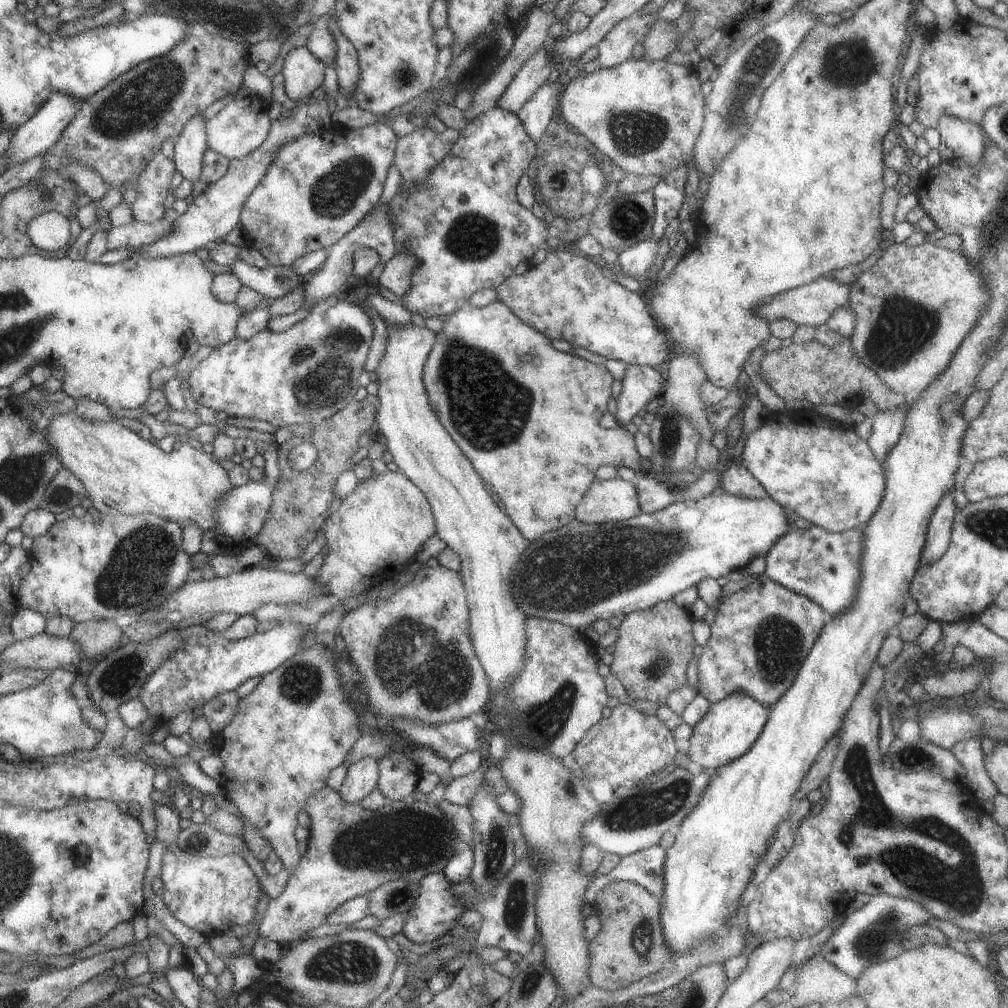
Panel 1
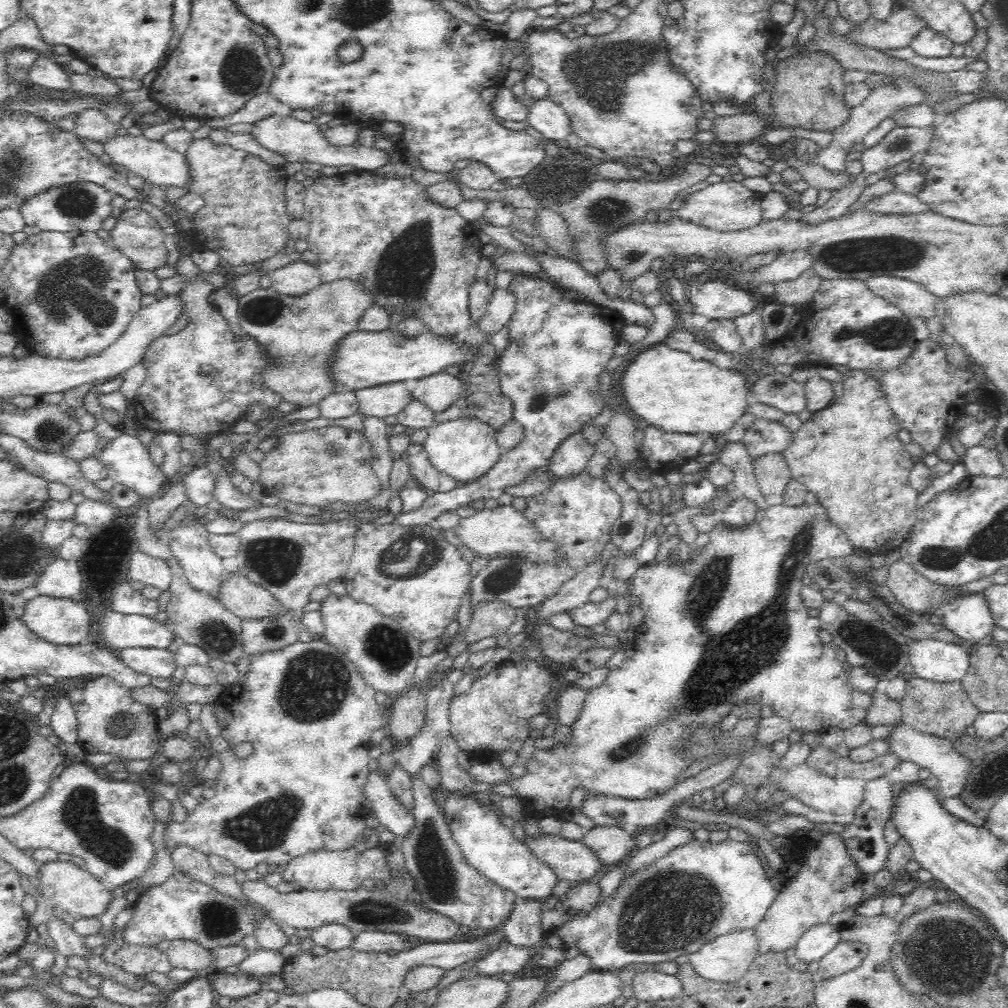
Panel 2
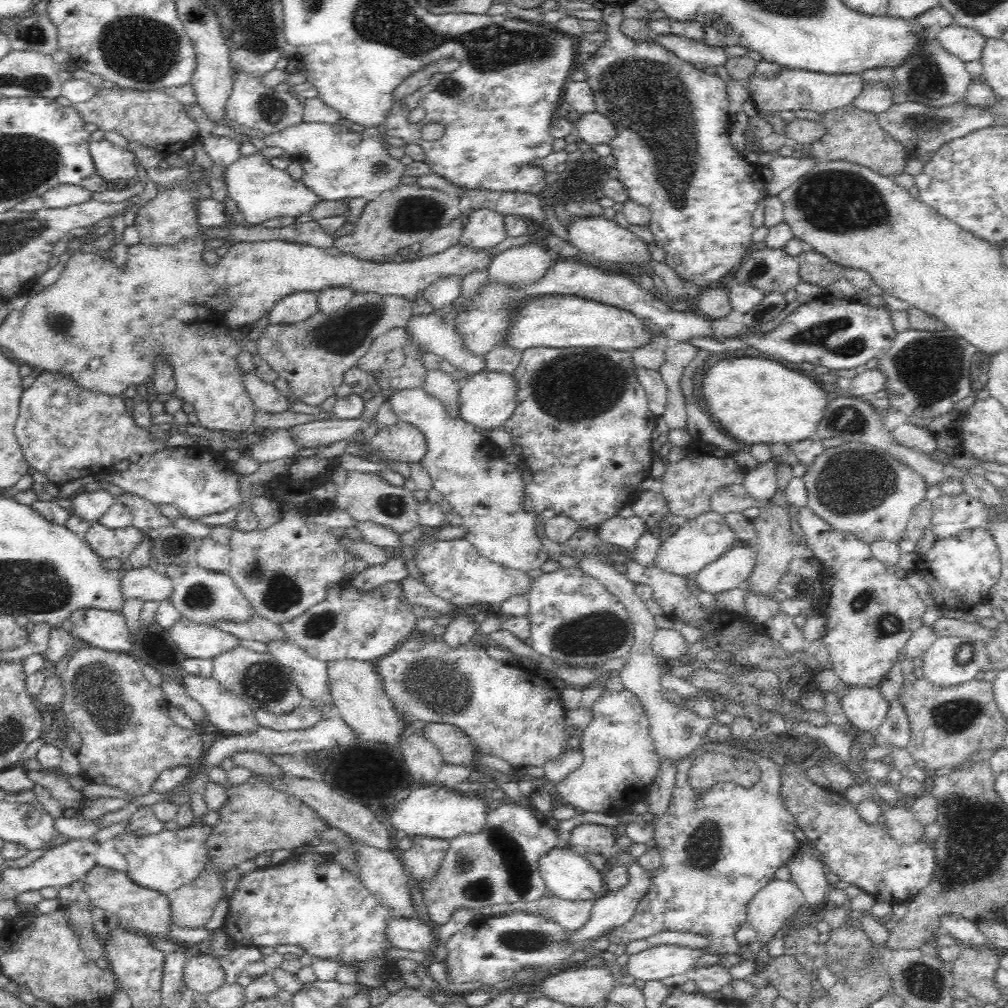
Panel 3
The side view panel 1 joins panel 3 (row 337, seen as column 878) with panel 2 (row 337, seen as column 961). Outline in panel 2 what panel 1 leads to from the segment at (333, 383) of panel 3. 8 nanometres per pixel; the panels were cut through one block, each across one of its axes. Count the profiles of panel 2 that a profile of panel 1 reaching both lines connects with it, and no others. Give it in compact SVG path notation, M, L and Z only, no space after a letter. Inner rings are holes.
M338 280L332 284L320 284L302 296L284 296L272 290L270 286L270 288L256 288L250 294L238 298L238 320L240 320L242 332L250 334L272 356L272 364L262 374L268 390L276 392L282 400L294 402L300 408L300 406L314 406L314 404L318 406L326 396L340 390L336 388L336 384L332 384L332 378L330 378L332 352L336 350L338 342L344 336L348 336L348 332L356 330L356 322L370 306L372 306L372 298L354 280Z

